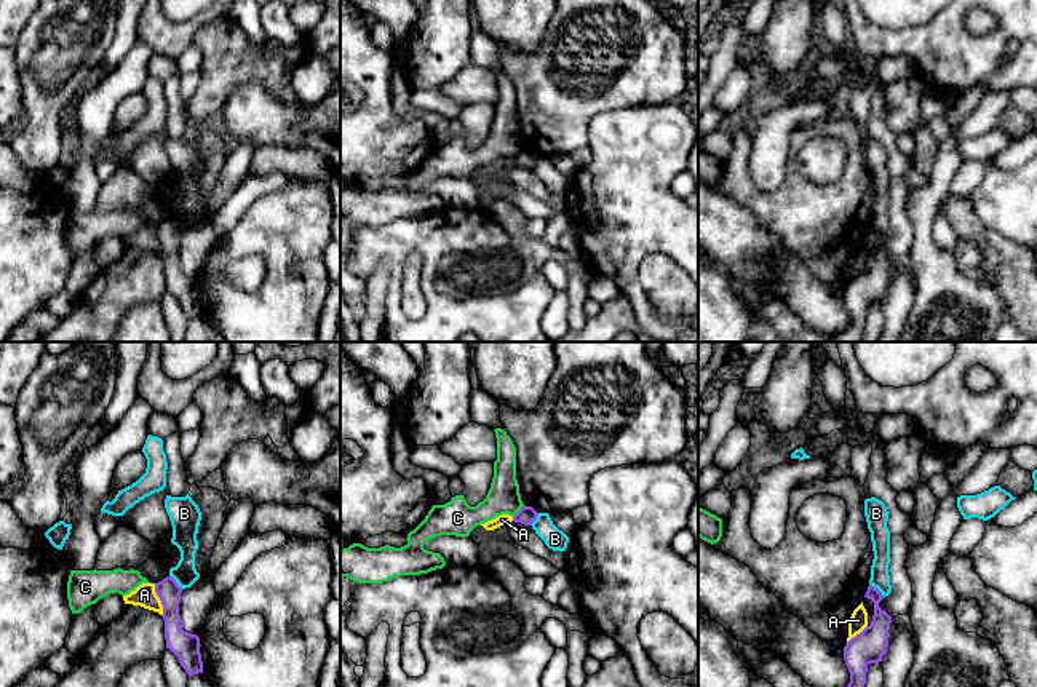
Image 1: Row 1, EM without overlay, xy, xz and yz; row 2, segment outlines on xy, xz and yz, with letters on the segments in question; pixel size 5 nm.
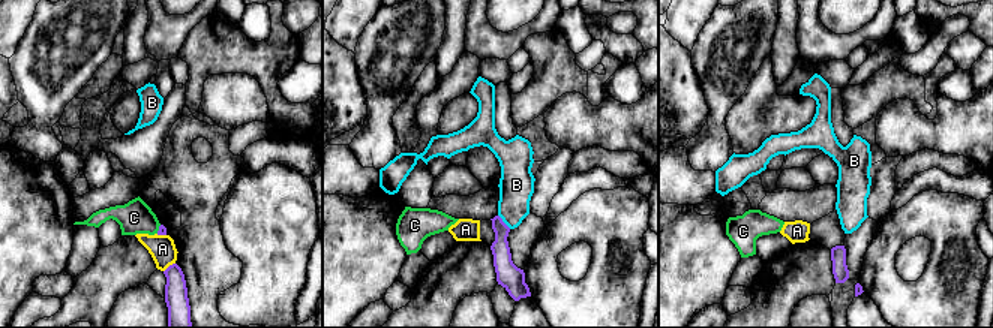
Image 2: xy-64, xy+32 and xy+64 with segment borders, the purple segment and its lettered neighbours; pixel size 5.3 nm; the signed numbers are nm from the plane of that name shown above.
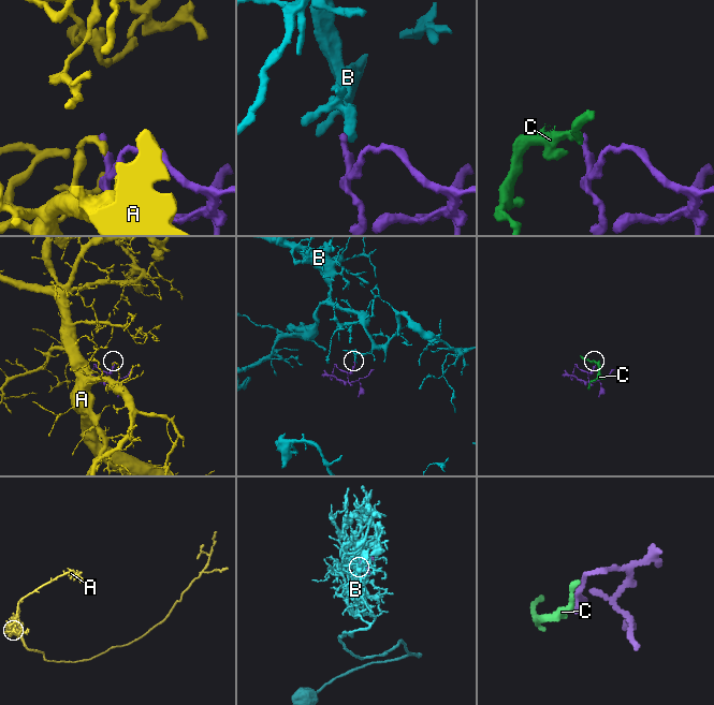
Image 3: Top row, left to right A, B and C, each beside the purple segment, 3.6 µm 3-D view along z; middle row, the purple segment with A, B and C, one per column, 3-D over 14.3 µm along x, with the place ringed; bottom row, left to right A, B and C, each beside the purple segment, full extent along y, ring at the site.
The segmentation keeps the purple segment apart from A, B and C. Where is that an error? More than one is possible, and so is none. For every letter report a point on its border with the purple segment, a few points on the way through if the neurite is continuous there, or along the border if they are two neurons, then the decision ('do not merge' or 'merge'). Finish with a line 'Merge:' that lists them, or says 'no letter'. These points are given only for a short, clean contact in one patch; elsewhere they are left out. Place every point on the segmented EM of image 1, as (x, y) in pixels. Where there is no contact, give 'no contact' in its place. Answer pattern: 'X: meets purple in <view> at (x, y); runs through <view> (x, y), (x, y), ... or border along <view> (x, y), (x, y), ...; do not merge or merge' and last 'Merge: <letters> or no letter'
A: meets purple in xy at (160, 599); border along xy (154, 585), (162, 606), (162, 615); do not merge
B: meets purple in yz at (878, 590); border along yz (870, 583), (884, 596); do not merge
C: meets purple in xz at (518, 512); border along xz (524, 505), (513, 516); do not merge
Merge: no letter

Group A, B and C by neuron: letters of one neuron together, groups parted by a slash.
A / B / C

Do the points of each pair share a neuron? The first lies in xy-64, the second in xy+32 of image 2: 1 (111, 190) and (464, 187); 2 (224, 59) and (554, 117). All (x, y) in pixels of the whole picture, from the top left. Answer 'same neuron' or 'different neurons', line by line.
1: same neuron
2: different neurons

